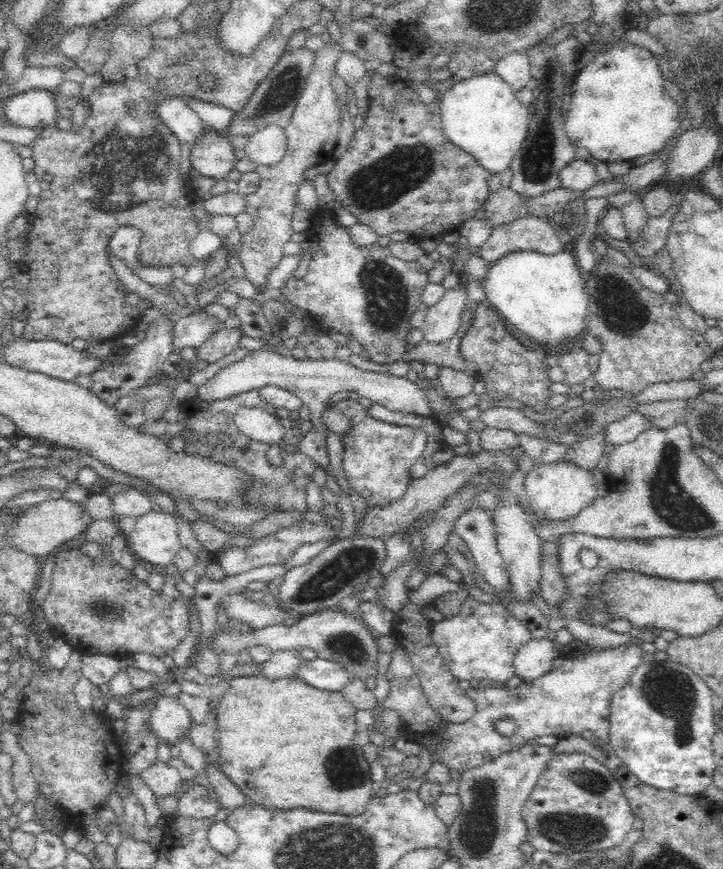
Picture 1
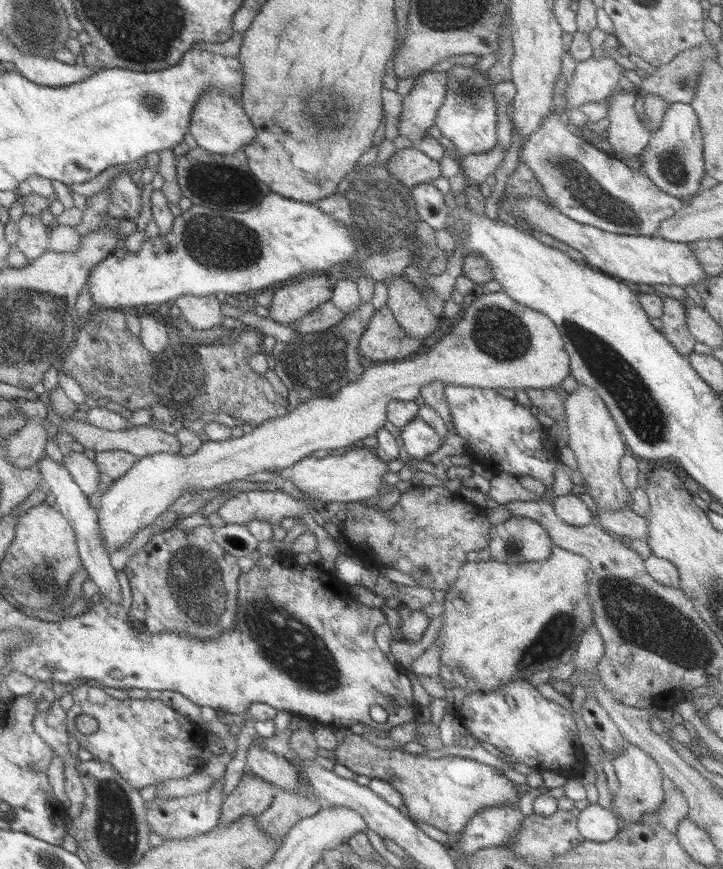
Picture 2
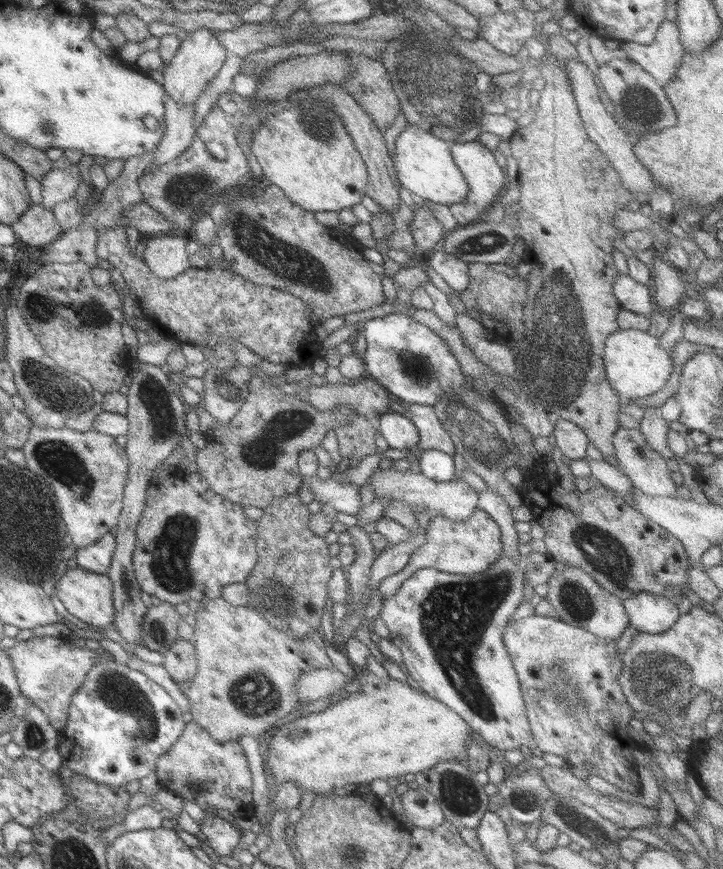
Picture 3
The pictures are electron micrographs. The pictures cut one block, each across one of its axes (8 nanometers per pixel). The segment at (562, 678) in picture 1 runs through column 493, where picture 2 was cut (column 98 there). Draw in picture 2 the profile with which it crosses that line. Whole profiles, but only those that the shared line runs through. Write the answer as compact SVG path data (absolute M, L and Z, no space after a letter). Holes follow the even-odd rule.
M74 684L70 693L73 704L66 711L66 732L70 732L79 743L79 747L85 749L95 761L107 764L113 771L117 772L129 786L138 791L144 786L158 784L167 779L181 779L191 773L200 771L204 763L200 759L201 751L207 746L207 732L175 710L165 706L158 699L150 700L115 700L107 696L104 688L92 684ZM83 714L95 720L97 729L90 737L83 735L75 729L75 718Z

